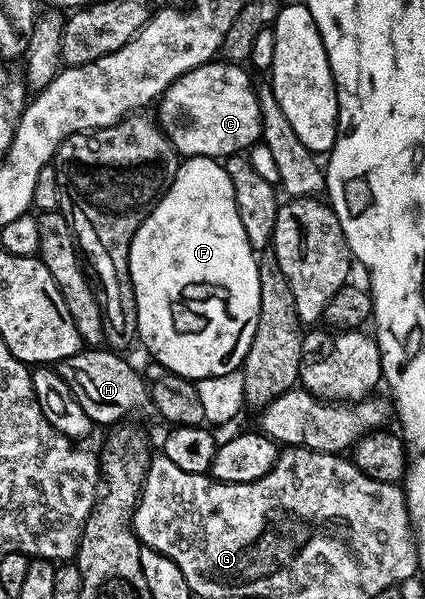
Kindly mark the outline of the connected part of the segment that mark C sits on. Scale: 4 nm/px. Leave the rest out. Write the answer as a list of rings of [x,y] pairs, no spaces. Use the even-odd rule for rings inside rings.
[[[213,59],[194,67],[169,86],[159,105],[158,124],[177,154],[185,158],[223,159],[237,151],[248,151],[262,137],[260,100],[247,71],[236,63]]]

